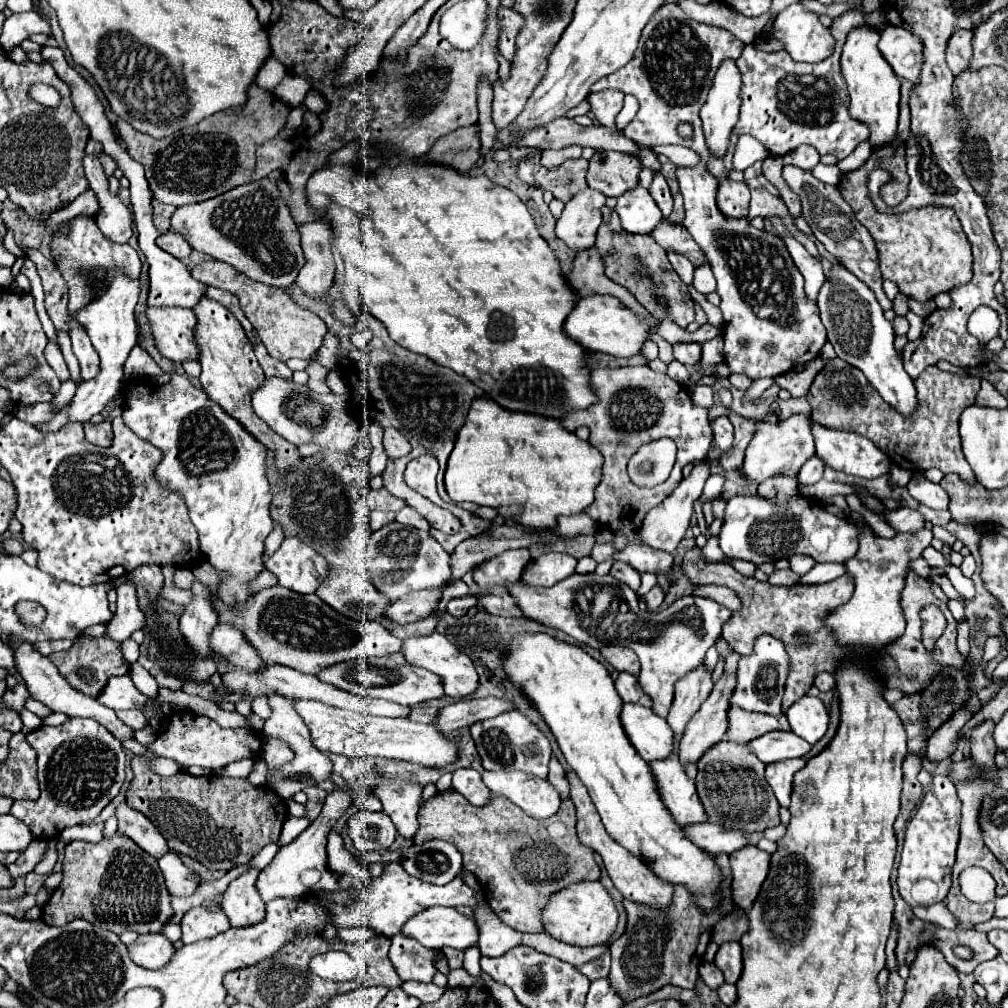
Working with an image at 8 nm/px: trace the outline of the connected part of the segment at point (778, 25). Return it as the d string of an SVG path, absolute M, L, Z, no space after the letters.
M799 3L783 9L773 23L773 37L779 39L785 51L795 61L817 63L833 53L835 39L823 27L815 13L803 9Z

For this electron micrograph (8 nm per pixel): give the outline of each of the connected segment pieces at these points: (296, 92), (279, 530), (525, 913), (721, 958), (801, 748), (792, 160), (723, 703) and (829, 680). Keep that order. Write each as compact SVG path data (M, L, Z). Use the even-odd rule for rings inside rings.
M287 75L279 83L279 87L275 87L273 93L277 93L279 99L285 99L285 103L289 101L291 107L299 107L303 97L305 97L305 91L309 91L309 87L311 87L309 81L297 77L297 75Z
M273 521L273 531L267 535L267 539L265 539L265 553L267 555L271 555L271 553L275 553L277 549L279 549L279 545L281 545L281 541L283 541L283 527L277 523L277 521Z
M455 789L437 791L419 809L419 829L413 843L429 839L453 843L463 855L465 869L481 883L497 917L521 933L539 933L543 931L541 907L547 895L575 881L599 881L599 865L593 851L581 845L575 835L571 799L565 799L561 807L565 809L553 817L537 821L501 795L491 795L487 805L475 807Z
M727 941L719 947L715 955L715 965L723 971L725 983L737 983L743 971L743 959L741 959L741 943Z
M773 731L769 735L761 735L753 739L747 745L763 763L775 763L783 759L803 757L811 745L801 739L799 735L793 735L791 731Z
M801 145L795 151L789 151L787 155L783 155L785 163L801 167L801 169L813 169L819 163L819 153L815 147L809 145Z
M723 675L715 683L709 699L689 721L689 727L685 729L685 735L679 741L679 761L683 767L687 763L699 763L701 755L705 755L709 747L723 741L727 731L725 711L731 705L729 691L733 691L733 687L735 687L735 677Z
M819 673L819 675L815 677L815 687L817 687L819 691L829 691L829 689L833 689L833 687L835 687L833 675L831 675L831 673Z

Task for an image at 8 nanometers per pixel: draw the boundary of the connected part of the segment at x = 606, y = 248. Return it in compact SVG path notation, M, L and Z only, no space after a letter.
M607 205L601 207L603 223L597 231L597 251L601 253L605 275L629 289L635 299L659 321L671 319L679 327L687 327L695 319L695 301L689 297L687 285L681 281L677 271L673 271L667 251L653 241L651 235L633 235L627 231L613 231L611 227L619 227L615 211L611 211Z

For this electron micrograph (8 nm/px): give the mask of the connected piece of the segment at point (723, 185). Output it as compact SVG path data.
M721 179L717 203L729 217L747 217L749 213L749 187L745 181Z

